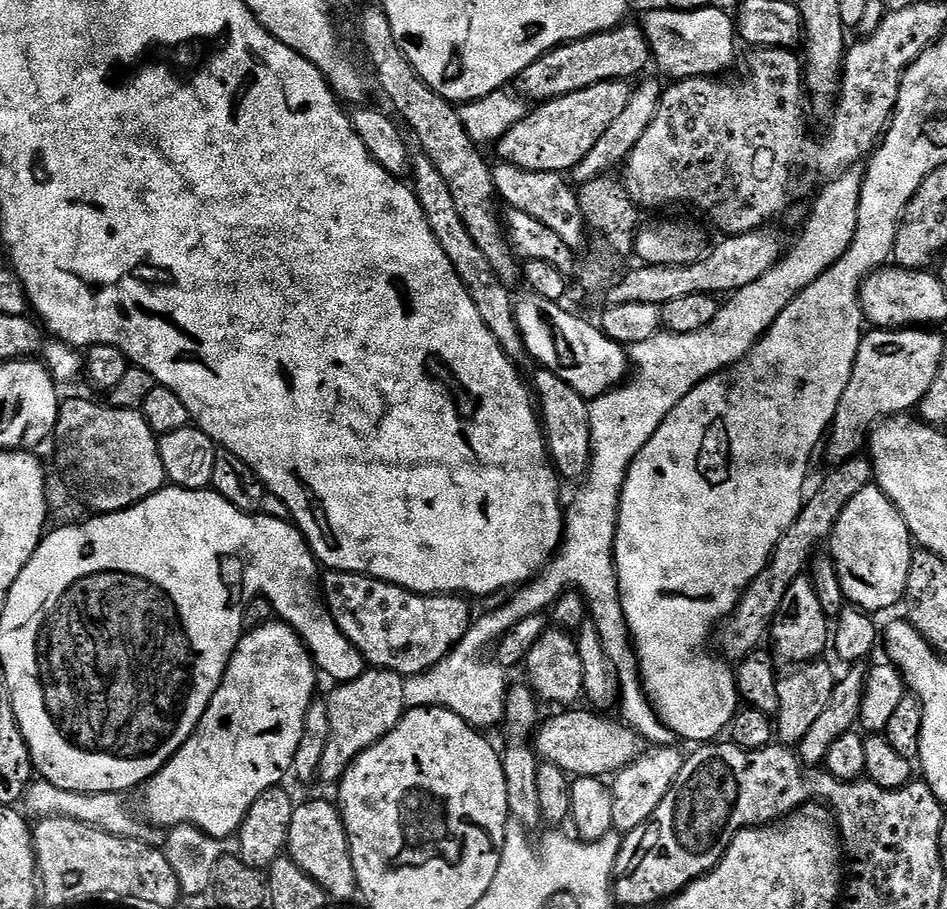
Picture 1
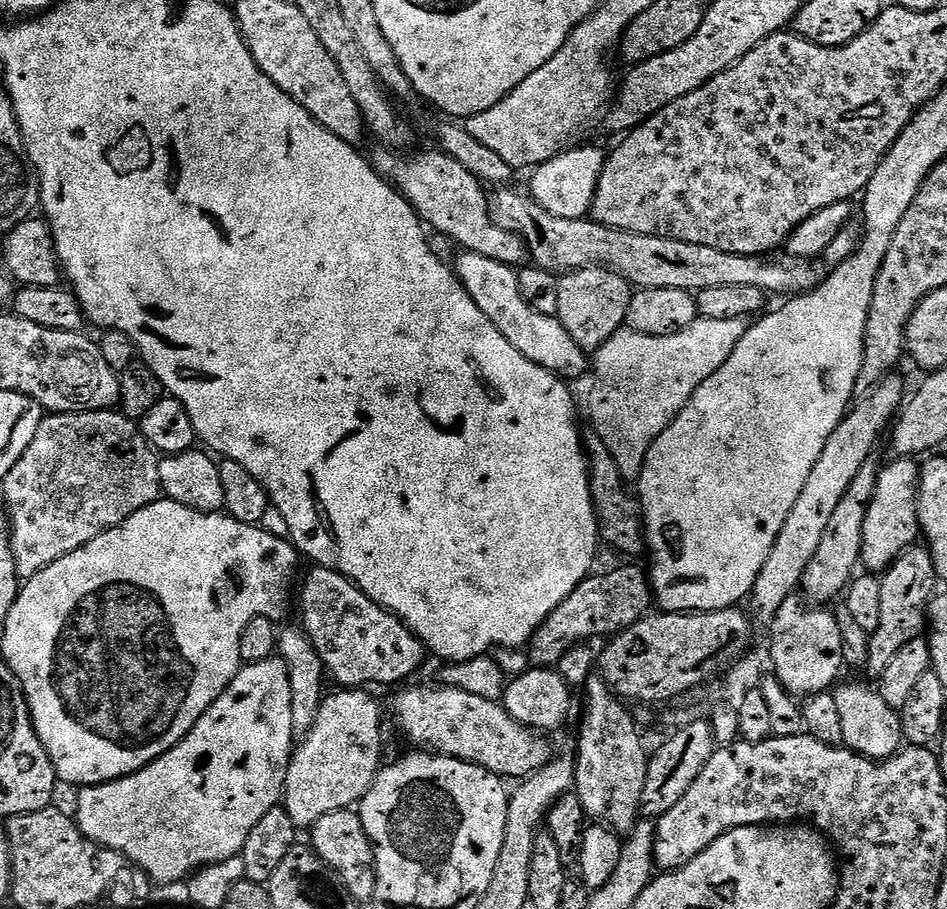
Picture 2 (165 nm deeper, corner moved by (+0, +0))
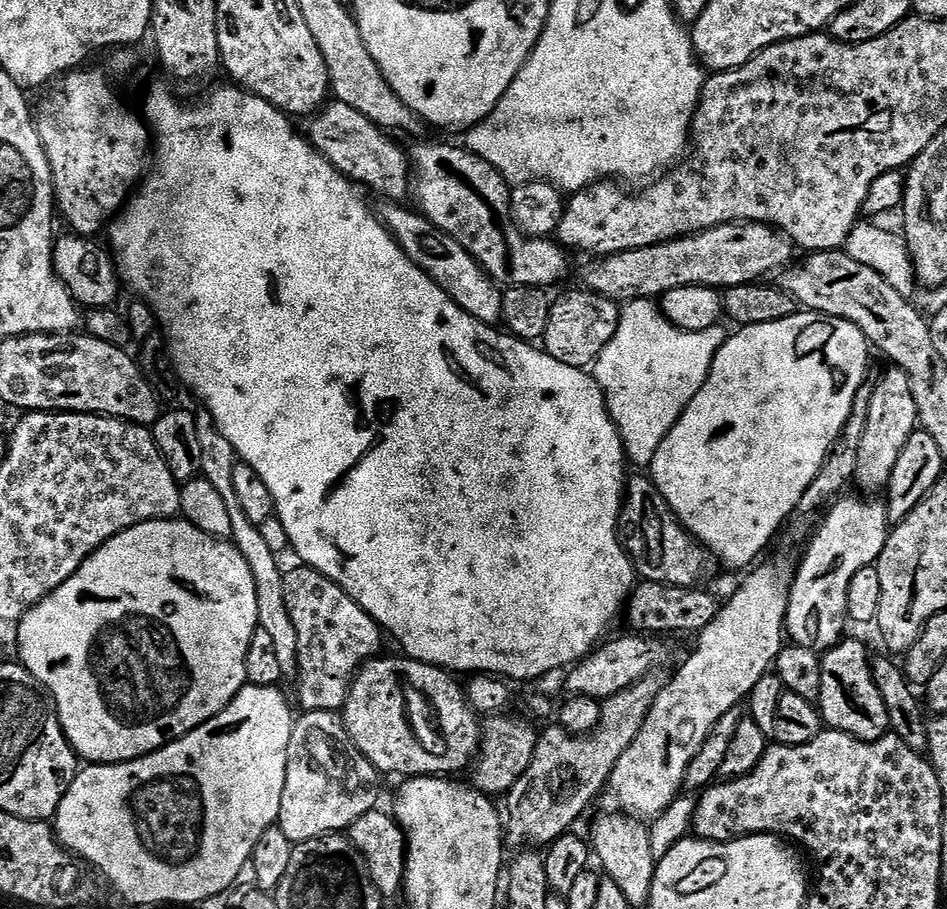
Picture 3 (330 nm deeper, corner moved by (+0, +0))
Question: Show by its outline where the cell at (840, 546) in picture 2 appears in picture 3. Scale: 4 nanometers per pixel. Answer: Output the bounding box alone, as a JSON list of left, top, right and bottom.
[854,366,918,494]

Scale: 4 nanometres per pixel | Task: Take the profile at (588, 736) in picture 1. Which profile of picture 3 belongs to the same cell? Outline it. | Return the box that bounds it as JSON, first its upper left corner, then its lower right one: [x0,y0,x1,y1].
[342,655,481,778]

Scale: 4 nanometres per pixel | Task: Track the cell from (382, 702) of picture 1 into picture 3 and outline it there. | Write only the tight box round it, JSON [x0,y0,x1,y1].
[278,712,381,845]

